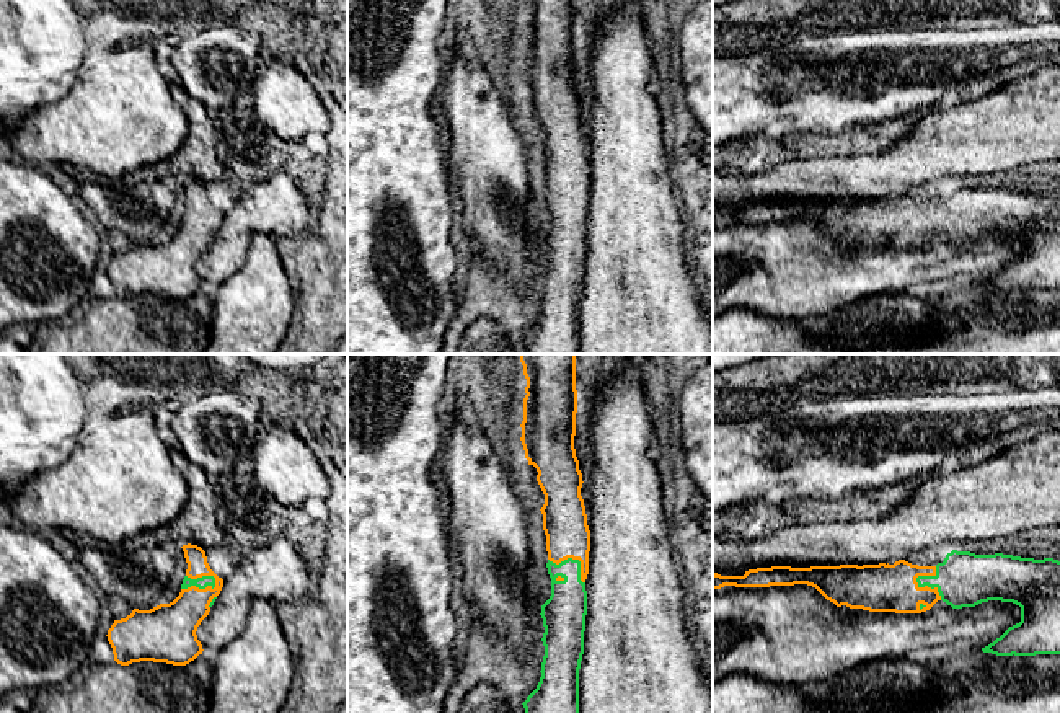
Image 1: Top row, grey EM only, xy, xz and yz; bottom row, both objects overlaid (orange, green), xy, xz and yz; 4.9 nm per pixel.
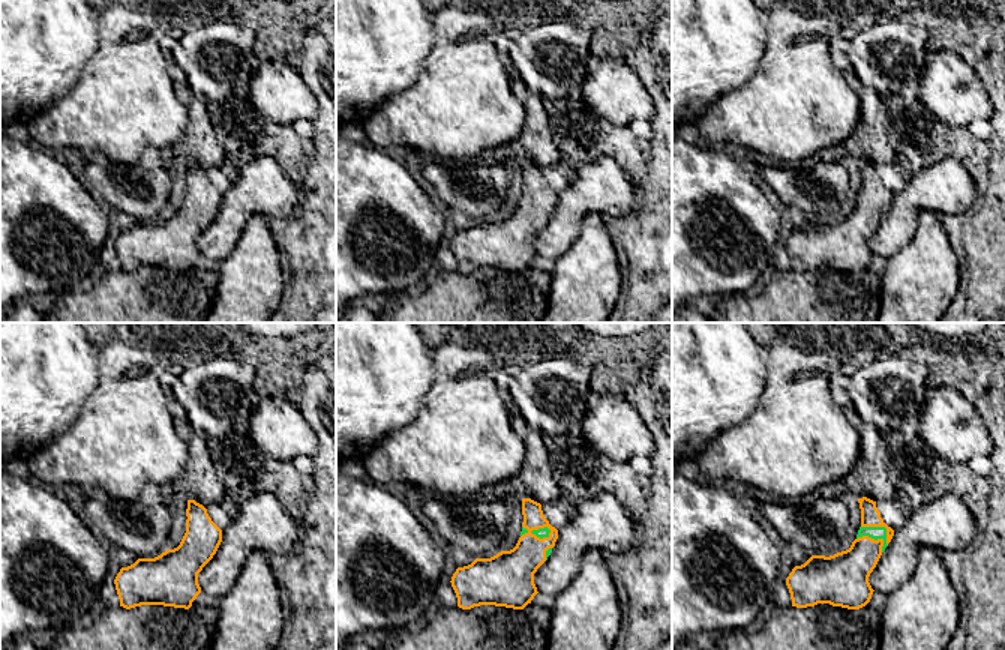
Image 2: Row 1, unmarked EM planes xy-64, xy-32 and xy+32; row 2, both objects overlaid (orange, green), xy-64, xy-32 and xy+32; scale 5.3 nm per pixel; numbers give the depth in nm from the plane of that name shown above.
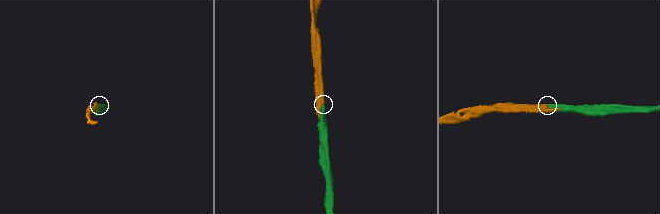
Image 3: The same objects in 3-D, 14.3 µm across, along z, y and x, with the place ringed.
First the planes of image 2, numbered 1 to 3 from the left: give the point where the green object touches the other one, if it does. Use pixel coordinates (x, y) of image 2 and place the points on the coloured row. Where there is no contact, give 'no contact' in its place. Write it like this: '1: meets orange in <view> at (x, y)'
1: no contact
2: meets orange in xy-32 at (536, 529)
3: meets orange in xy+32 at (873, 539)

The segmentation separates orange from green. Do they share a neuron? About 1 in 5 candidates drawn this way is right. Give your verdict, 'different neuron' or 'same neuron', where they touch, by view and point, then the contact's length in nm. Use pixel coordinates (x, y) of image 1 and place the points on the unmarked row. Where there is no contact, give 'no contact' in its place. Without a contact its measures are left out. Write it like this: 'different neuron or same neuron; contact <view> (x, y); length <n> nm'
same neuron; contact xy (201, 224); length 190 nm

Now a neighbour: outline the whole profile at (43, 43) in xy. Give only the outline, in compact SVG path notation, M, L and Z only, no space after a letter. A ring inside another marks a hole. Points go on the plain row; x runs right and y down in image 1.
M0 0L0 135L8 137L41 106L65 96L88 51L85 18L70 0Z

